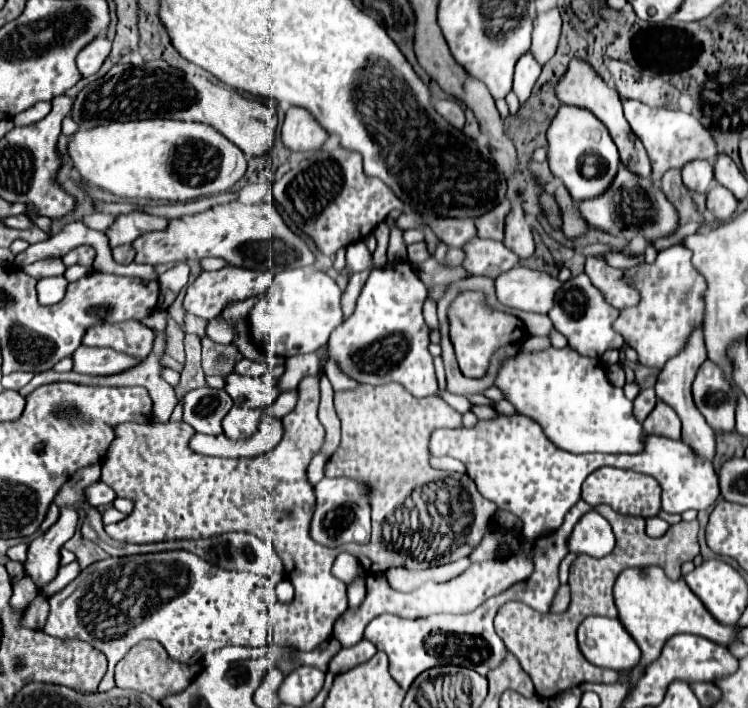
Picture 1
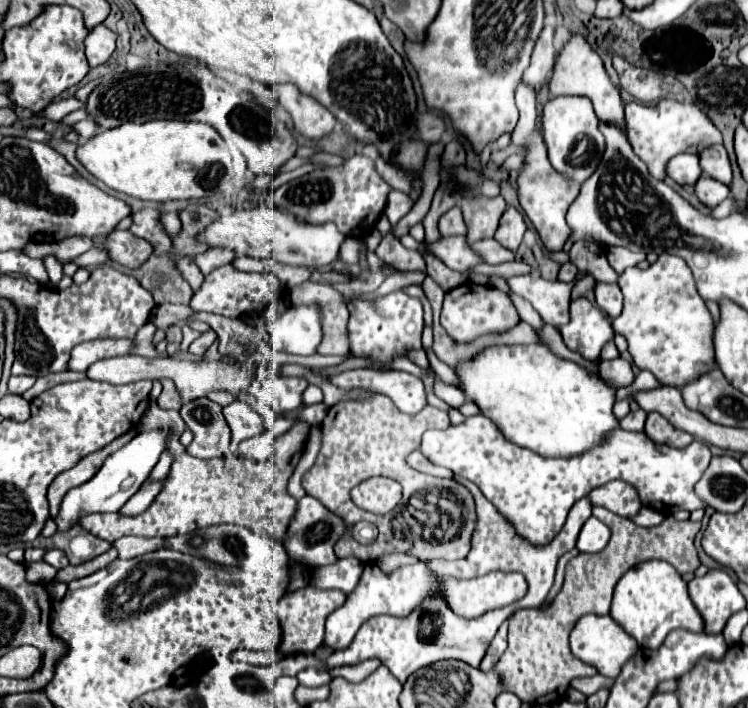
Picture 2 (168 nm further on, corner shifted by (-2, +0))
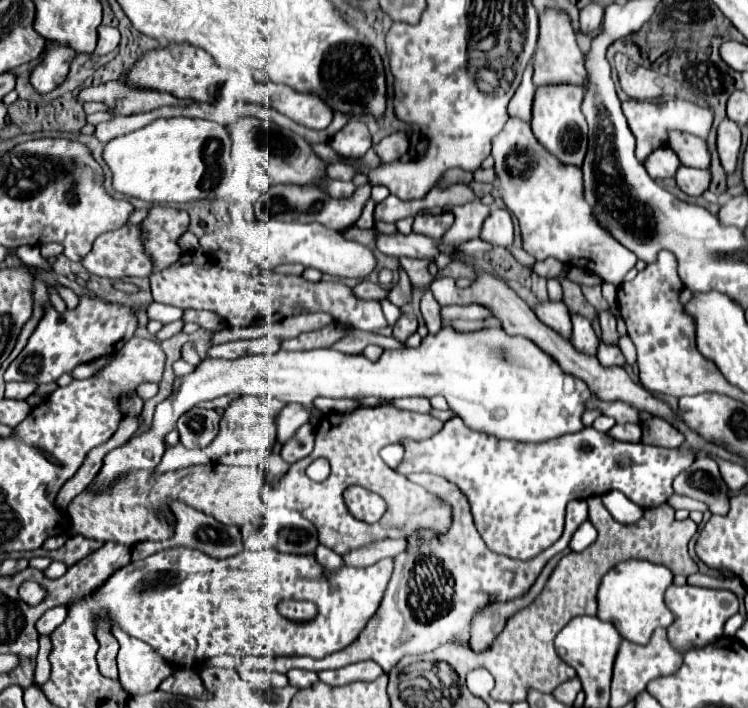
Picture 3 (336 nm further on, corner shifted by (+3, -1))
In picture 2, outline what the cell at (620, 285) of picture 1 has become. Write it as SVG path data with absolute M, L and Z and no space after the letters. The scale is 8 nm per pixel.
M596 283L596 303L602 311L608 313L610 319L618 317L622 313L622 293L618 285L606 285L606 283Z

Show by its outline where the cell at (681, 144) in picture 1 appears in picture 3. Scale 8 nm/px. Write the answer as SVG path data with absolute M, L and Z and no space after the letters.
M627 100L621 106L623 106L623 114L629 122L629 128L637 140L637 160L639 162L645 162L653 150L667 146L671 130L689 132L689 134L695 134L695 136L701 136L707 140L707 136L711 132L711 124L713 124L713 112L709 108L701 108L687 100L667 100L661 104Z

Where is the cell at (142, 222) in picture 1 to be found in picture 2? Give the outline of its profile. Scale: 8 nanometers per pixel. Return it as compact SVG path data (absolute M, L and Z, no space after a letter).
M164 213L164 215L162 215L162 223L164 223L164 227L166 227L166 231L168 231L168 235L170 235L172 239L180 233L182 223L180 223L180 219L178 219L176 213Z

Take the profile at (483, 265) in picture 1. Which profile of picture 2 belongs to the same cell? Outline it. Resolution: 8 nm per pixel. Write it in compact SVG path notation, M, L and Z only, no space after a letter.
M440 237L436 243L422 241L420 253L436 255L444 265L460 273L466 273L470 267L482 263L482 259L466 243L466 237Z

